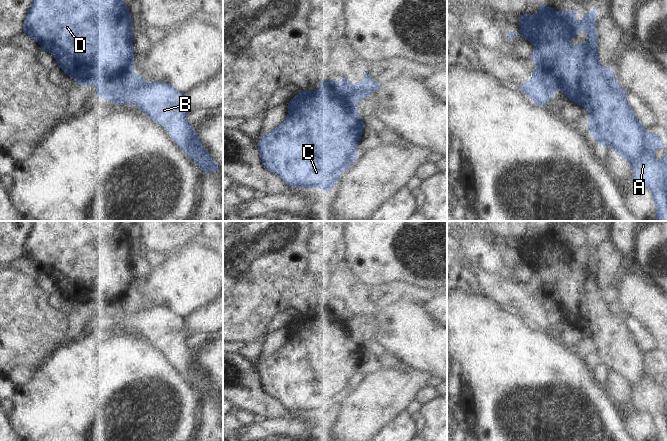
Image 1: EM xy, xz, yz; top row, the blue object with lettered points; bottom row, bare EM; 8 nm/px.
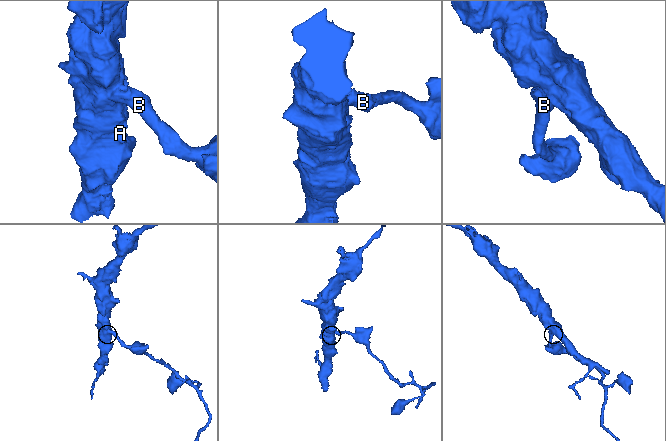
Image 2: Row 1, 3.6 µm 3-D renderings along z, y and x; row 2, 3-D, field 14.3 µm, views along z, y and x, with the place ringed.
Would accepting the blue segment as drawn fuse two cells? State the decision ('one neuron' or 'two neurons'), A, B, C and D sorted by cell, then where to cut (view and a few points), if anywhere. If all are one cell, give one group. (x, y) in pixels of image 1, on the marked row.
two neurons | A C D / B | xy (133, 72), (128, 76), (122, 74), (100, 96)

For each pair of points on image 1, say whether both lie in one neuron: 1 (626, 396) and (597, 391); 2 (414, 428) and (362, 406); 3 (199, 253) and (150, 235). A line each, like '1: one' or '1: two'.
1: two
2: two
3: two

